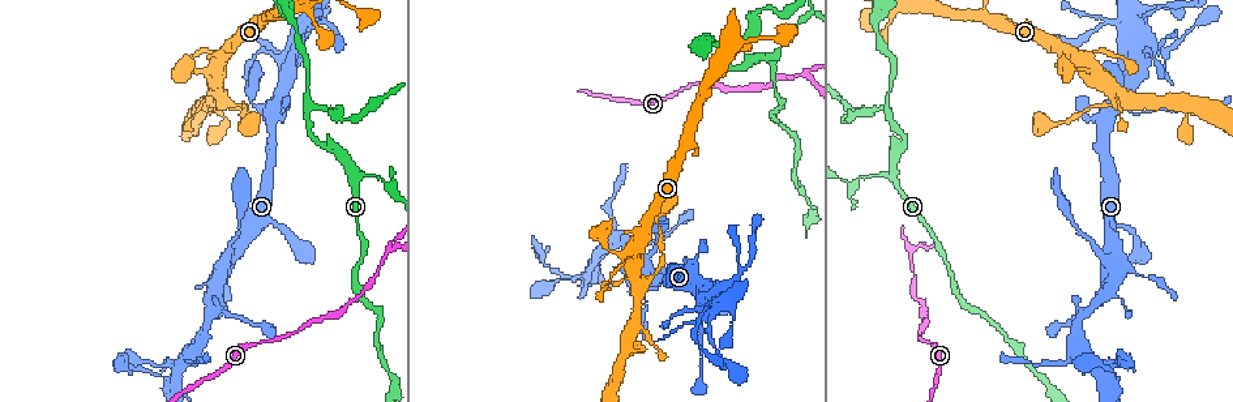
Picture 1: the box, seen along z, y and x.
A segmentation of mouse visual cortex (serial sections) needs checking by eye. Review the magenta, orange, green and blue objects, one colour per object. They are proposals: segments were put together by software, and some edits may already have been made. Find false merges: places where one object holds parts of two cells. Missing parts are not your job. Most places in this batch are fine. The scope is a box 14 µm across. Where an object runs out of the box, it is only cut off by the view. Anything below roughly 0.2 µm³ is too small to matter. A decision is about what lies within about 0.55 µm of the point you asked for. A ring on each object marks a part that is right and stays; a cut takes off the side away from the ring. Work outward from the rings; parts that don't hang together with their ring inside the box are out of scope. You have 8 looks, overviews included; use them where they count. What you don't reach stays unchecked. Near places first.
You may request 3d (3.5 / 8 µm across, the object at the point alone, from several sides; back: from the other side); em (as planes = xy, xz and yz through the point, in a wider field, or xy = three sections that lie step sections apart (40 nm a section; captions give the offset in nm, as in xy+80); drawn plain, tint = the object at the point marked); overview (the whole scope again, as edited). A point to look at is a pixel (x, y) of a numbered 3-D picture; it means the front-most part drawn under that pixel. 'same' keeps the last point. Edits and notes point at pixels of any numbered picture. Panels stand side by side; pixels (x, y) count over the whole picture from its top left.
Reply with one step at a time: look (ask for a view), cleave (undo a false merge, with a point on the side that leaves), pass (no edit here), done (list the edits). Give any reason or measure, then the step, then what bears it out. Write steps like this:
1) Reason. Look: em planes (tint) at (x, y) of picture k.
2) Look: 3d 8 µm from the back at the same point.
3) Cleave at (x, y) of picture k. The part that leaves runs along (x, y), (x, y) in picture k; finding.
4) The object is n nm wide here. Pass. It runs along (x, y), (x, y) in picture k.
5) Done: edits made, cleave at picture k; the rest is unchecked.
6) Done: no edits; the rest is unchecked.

Sharp bend. Look: 3d 3.5 µm at (1115, 255) of picture 1.

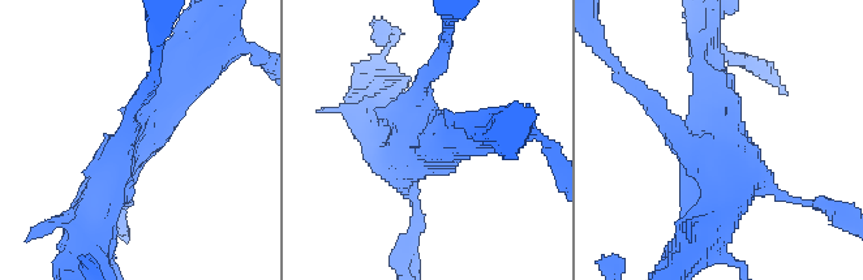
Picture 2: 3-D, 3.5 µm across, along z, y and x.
Look: em xy step 3 (tint) at (140, 141) of picture 2.

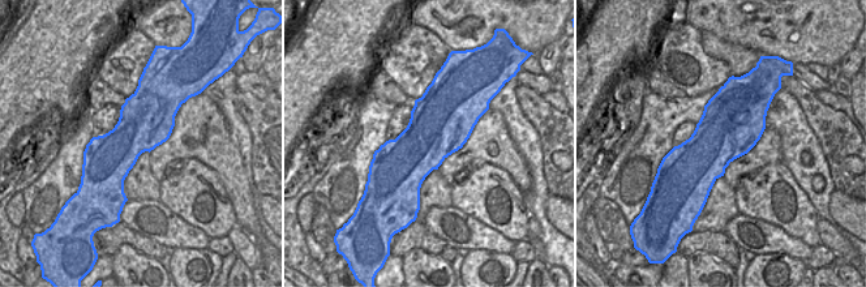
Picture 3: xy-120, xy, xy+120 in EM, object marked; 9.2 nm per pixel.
Another direction. Look: em xy step 1 (tint) at the same point.

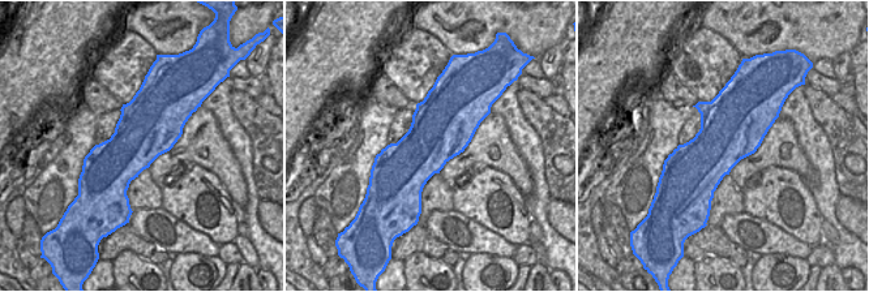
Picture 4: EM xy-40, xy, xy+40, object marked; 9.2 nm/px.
Pass. It runs along (190, 72), (154, 108), (90, 212) in picture 2; all the same cell.

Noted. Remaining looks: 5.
Thin arm on a thick one. Look: 3d 8 µm at (644, 282) of picture 1.

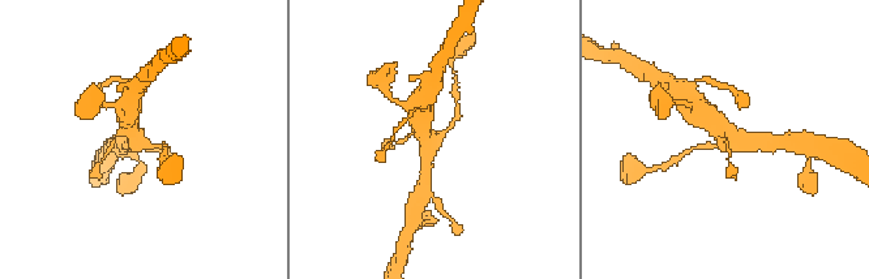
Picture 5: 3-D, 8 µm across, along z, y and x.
Closer look. Look: 3d 3.5 µm at (724, 144) of picture 5.

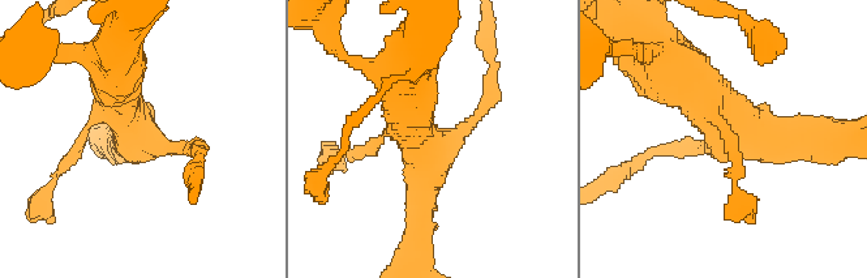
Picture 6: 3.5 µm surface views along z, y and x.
Now the EM. Look: em xy step 1 (tint) at (149, 145) of picture 6.

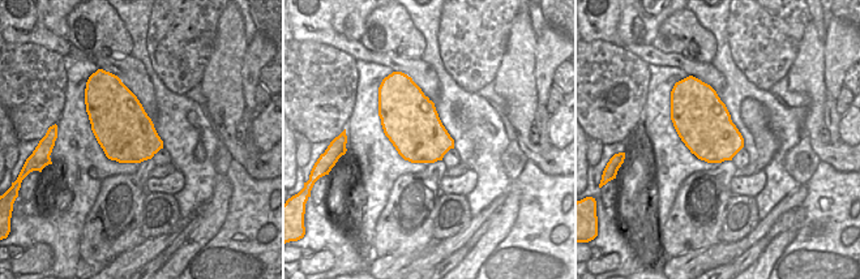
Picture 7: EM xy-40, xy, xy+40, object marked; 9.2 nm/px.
Pass. It runs along (678, 71), (738, 131), (822, 135) in picture 6; one cell here.

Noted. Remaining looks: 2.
Three-way junction. Look: 3d 8 µm at (307, 106) of picture 1.

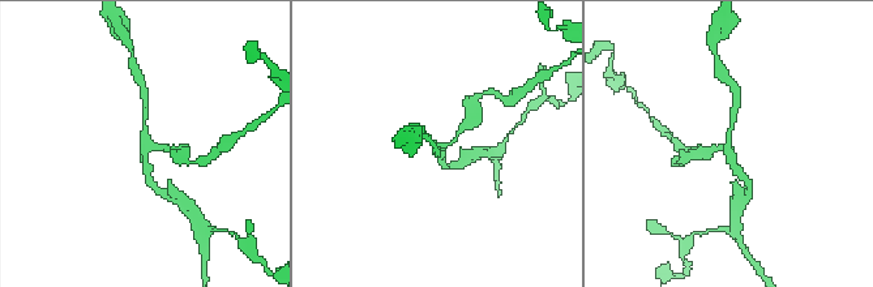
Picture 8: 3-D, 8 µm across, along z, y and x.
3 arms meet here; the arms are 150, 150, 200 nm wide. Look: em xy step 2 (tint) at (148, 147) of picture 8.

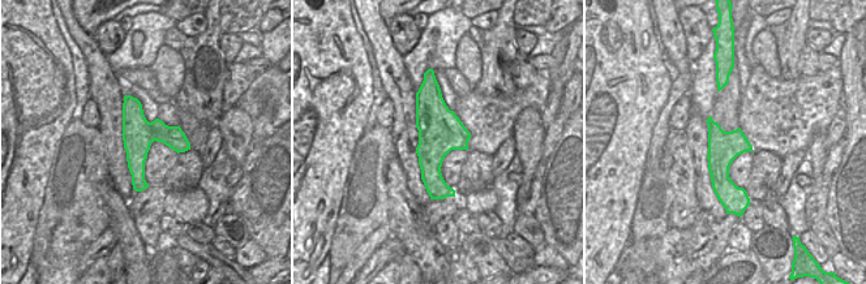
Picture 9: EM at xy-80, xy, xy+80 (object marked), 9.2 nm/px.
Pass. It runs along (431, 85), (432, 179), (441, 196) in picture 9; continuous, no second cell.

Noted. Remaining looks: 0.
Done: no edits; the rest is unchecked.

